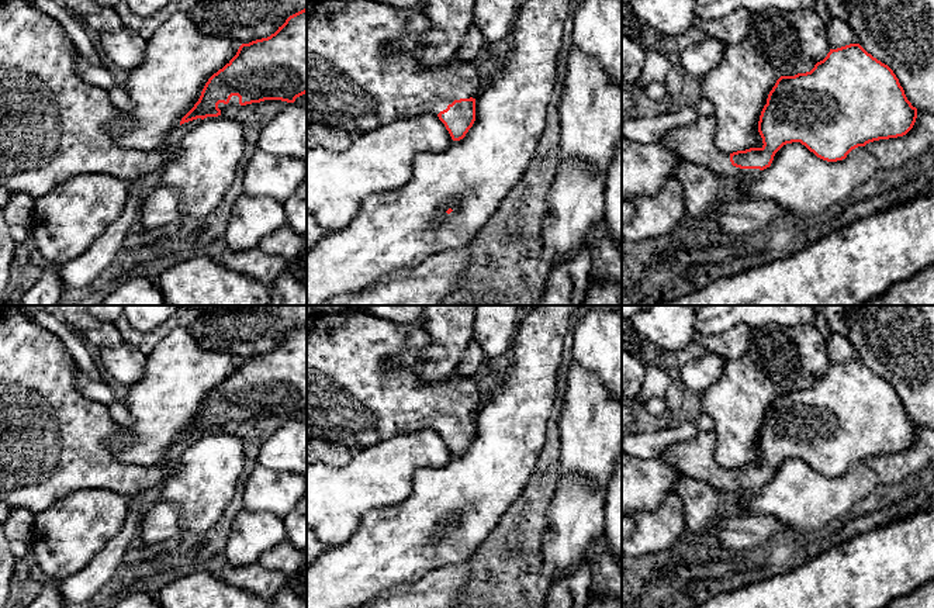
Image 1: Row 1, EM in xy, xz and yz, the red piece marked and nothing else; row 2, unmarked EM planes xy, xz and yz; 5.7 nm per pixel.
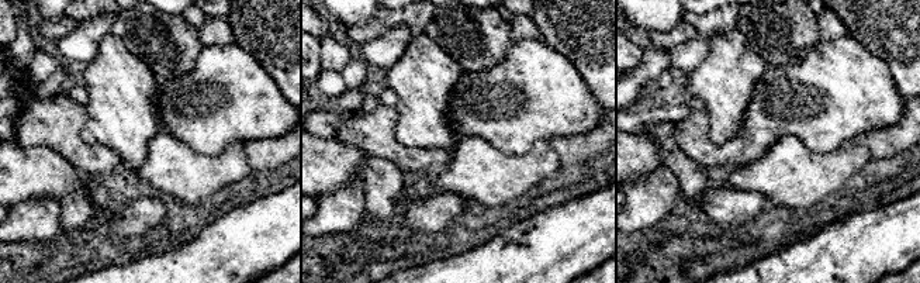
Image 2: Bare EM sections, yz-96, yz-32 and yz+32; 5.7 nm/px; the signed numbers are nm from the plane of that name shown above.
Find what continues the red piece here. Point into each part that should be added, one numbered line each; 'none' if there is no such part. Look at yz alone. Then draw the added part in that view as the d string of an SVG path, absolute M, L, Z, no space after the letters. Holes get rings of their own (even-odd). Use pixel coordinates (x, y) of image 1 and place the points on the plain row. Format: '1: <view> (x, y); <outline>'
1: yz (695, 458); M698 431L696 436L664 448L660 459L678 471L696 479L717 491L736 495L758 490L760 484L740 484L731 480L730 470L715 460L715 431Z

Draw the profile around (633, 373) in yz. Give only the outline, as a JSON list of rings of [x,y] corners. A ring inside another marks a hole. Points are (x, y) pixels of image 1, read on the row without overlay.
[[[622,350],[622,401],[639,395],[646,379],[646,370],[632,353]]]

